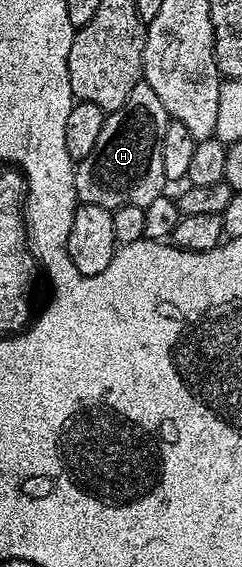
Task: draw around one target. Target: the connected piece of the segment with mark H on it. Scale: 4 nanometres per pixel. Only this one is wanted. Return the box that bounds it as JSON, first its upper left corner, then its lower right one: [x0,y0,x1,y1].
[74,83,168,210]

